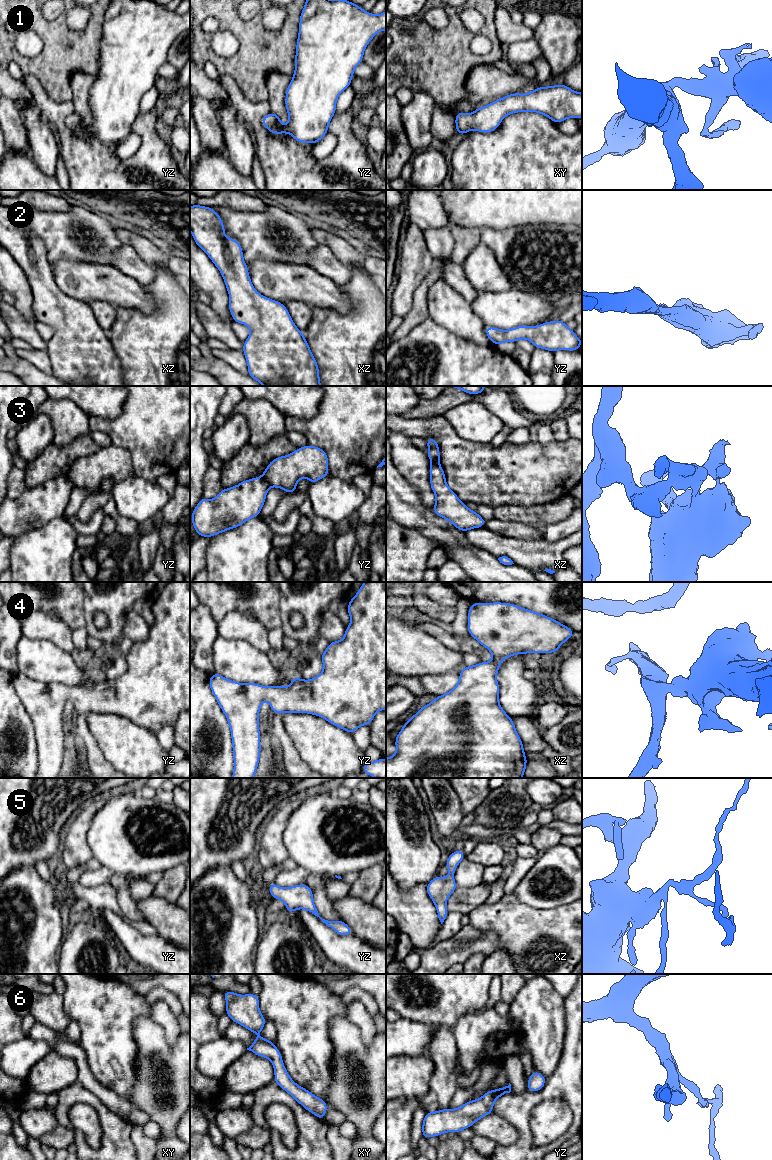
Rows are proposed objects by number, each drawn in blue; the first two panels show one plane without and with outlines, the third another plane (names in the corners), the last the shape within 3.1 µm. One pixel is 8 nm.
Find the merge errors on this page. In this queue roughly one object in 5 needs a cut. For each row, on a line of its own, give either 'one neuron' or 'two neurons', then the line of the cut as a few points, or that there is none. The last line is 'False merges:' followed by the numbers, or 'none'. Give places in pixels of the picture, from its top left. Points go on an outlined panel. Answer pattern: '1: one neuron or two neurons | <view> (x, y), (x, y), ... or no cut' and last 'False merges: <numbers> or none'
1: one neuron | no cut
2: one neuron | no cut
3: two neurons | yz (261, 476), (271, 485)
4: one neuron | no cut
5: one neuron | no cut
6: one neuron | no cut
False merges: 3

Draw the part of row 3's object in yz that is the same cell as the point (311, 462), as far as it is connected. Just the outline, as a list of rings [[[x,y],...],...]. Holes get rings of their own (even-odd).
[[[312,445],[297,448],[286,456],[273,459],[262,477],[273,487],[284,489],[286,494],[297,492],[297,482],[308,478],[309,484],[329,476],[328,456],[325,450]]]

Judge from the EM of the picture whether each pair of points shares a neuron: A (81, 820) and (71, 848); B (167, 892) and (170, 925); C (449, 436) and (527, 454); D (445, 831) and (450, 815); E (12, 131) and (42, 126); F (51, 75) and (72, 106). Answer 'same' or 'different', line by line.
A: same
B: different
C: same
D: same
E: same
F: different

